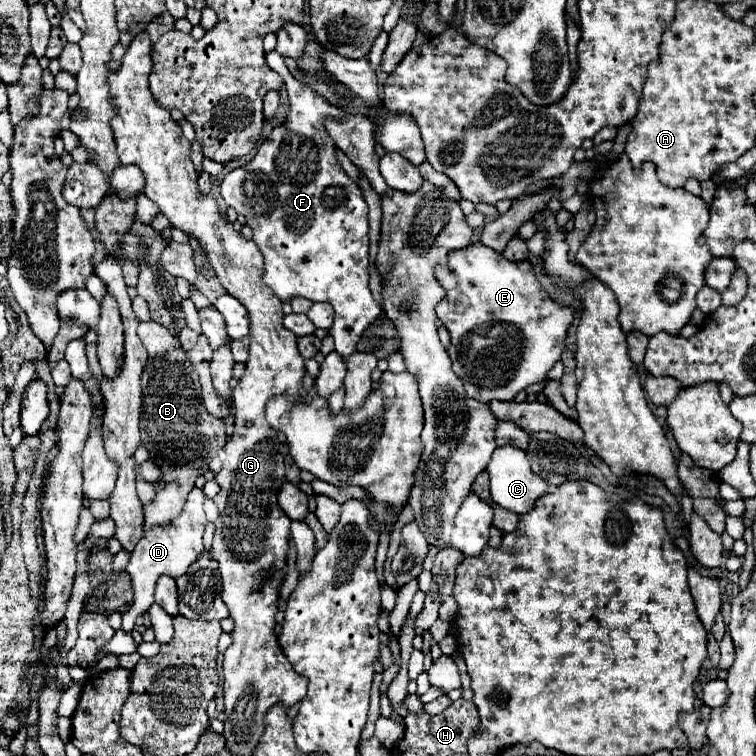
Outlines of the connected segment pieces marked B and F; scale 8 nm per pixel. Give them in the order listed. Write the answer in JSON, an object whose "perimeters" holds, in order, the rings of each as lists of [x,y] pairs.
{"perimeters":[[[[175,348],[173,352],[157,358],[149,358],[141,382],[141,440],[151,442],[149,460],[153,460],[163,474],[161,480],[155,482],[155,500],[143,504],[143,532],[149,532],[153,526],[169,524],[181,514],[189,490],[193,488],[197,476],[203,474],[203,468],[187,468],[185,460],[207,460],[215,456],[215,452],[225,444],[225,422],[207,412],[201,398],[199,378],[193,372],[193,366],[189,364],[183,348]]],[[[279,52],[267,54],[267,64],[277,70],[289,94],[289,112],[281,126],[277,126],[265,144],[261,144],[257,156],[241,166],[231,170],[221,180],[221,196],[227,206],[235,208],[247,218],[247,226],[253,230],[253,242],[259,246],[265,258],[263,282],[273,290],[283,302],[291,302],[295,296],[303,296],[311,302],[329,302],[335,308],[335,322],[331,326],[331,336],[335,340],[335,350],[341,356],[349,356],[357,350],[357,342],[365,328],[381,314],[381,306],[373,300],[369,290],[369,218],[367,202],[361,194],[361,188],[345,174],[341,164],[335,158],[335,142],[323,126],[323,118],[341,116],[335,106],[331,106],[323,96],[303,86],[293,78],[285,60]]]]}

